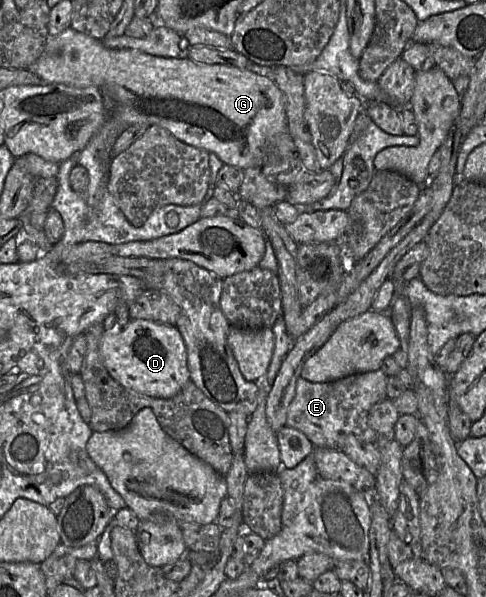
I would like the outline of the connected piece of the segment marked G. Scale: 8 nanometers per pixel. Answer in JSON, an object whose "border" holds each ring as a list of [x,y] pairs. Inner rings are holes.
{"border":[[[68,28],[57,36],[48,37],[46,47],[30,71],[47,83],[98,87],[116,102],[126,127],[134,124],[160,126],[181,142],[215,153],[225,165],[241,170],[261,166],[273,141],[289,132],[282,91],[272,79],[249,69],[199,63],[188,57],[164,58],[138,50],[110,49],[102,40]]]}

